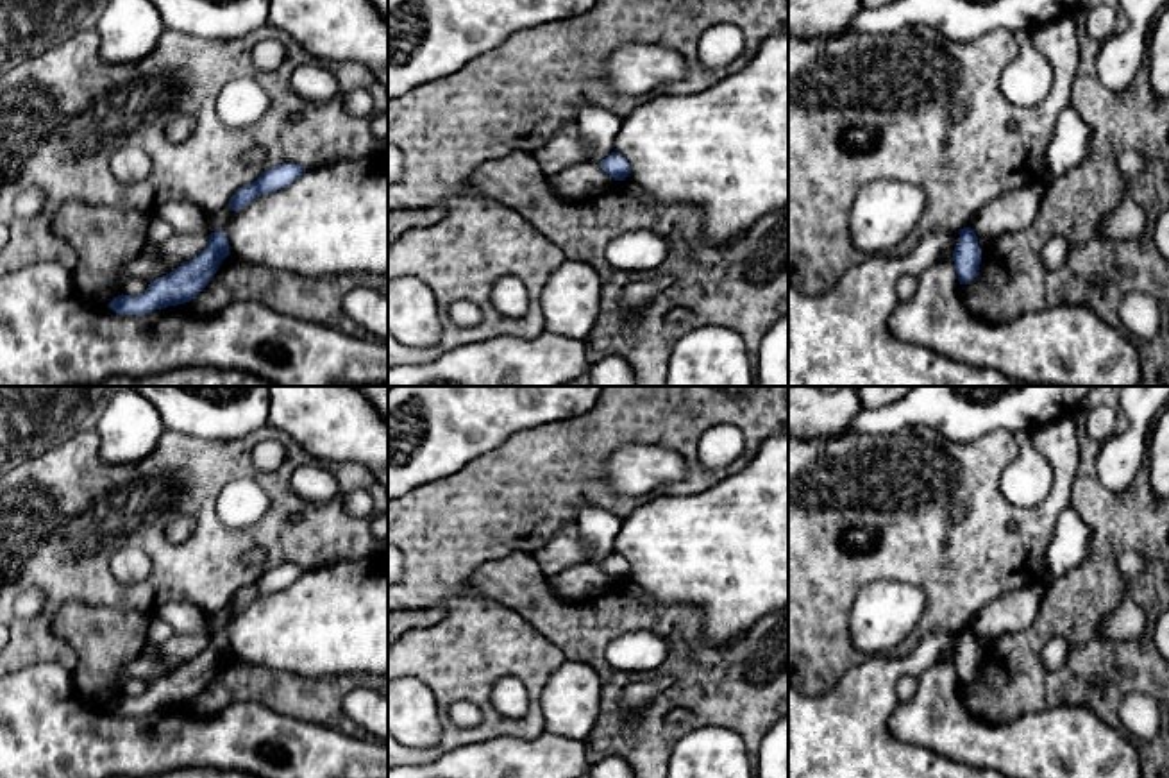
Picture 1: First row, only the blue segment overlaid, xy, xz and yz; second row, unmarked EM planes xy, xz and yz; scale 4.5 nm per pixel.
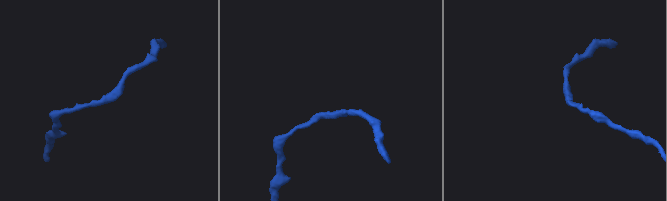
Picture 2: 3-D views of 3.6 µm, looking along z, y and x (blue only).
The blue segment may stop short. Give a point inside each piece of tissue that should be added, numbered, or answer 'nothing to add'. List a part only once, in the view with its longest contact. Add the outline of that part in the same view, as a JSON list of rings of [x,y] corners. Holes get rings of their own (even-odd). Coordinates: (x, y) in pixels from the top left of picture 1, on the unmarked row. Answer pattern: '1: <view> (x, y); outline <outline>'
nothing to add

